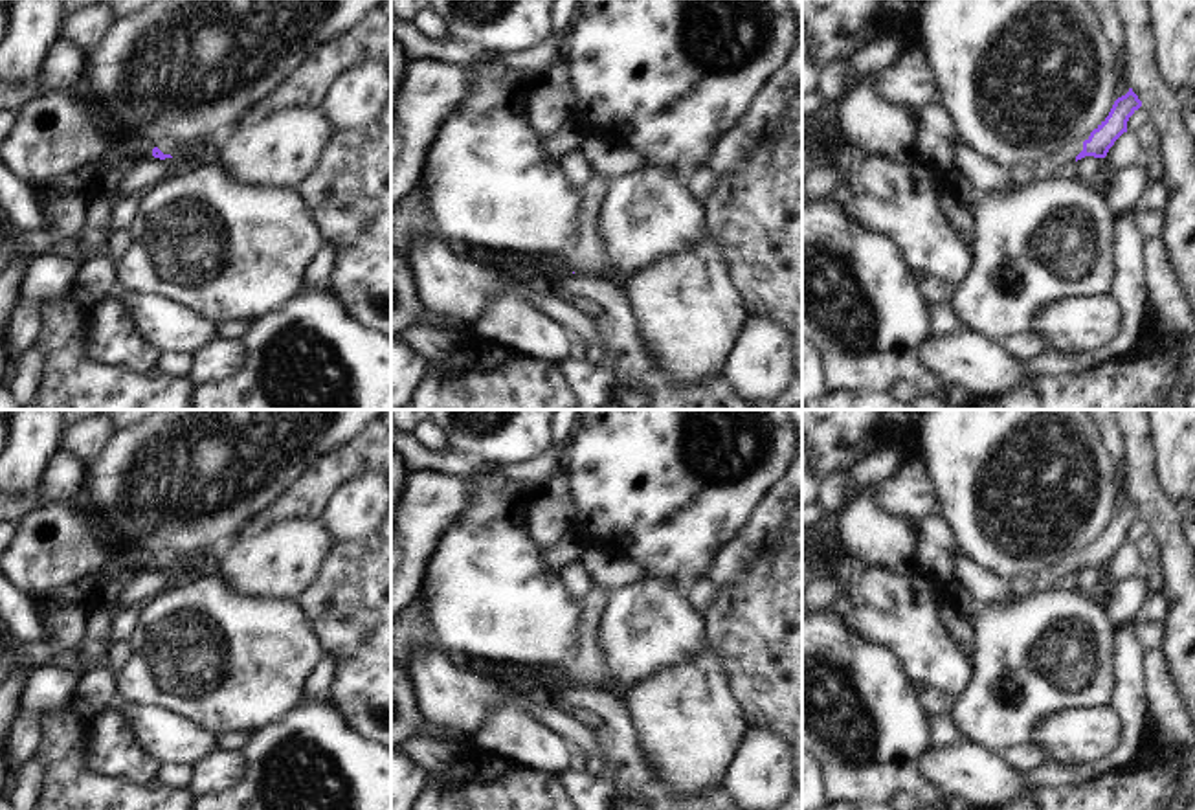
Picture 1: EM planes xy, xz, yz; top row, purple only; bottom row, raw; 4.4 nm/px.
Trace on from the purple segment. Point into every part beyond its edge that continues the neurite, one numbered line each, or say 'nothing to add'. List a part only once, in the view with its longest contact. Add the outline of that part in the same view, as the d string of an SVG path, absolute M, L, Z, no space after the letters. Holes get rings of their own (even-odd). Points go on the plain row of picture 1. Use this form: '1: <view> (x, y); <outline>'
1: yz (1021, 584); M1087 546L1083 551L1067 553L1057 564L1039 571L1037 575L1015 575L1008 580L1010 591L1015 597L1024 597L1037 588L1057 584L1059 580L1068 579L1076 573L1076 568L1083 562L1083 553L1089 551Z

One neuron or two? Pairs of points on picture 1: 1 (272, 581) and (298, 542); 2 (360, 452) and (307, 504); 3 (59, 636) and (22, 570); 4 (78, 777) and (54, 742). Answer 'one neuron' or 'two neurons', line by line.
1: one neuron
2: one neuron
3: two neurons
4: one neuron

